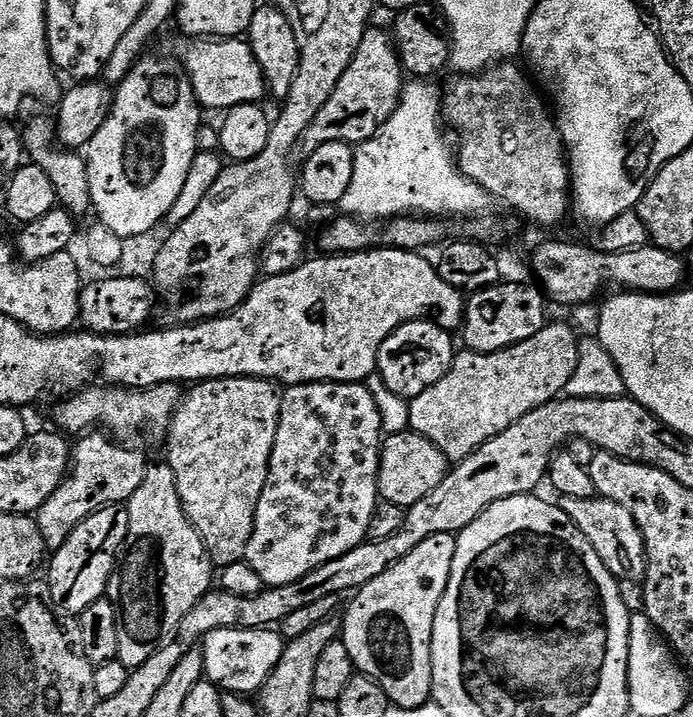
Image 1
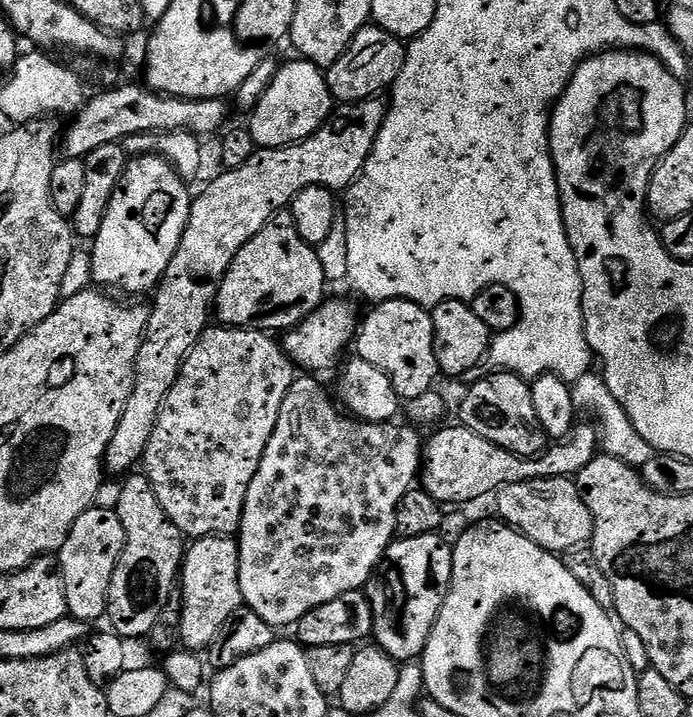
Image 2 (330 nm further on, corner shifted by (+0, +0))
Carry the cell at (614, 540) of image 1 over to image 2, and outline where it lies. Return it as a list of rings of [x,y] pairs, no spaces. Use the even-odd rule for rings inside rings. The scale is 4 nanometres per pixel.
[[[563,476],[514,482],[495,493],[495,500],[495,515],[547,552],[567,554],[591,545],[594,518],[582,502],[575,479]]]

